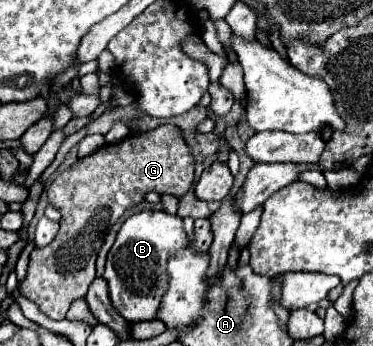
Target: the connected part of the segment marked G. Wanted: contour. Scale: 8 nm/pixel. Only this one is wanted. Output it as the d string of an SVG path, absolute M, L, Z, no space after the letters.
M173 124L157 126L149 132L135 132L115 144L105 144L89 156L79 158L63 170L47 188L47 198L61 212L61 228L45 248L35 248L29 258L29 272L19 282L17 292L39 306L51 320L63 320L71 302L87 294L95 278L97 252L103 246L109 226L125 210L141 204L149 192L185 196L195 186L193 152L183 134Z

